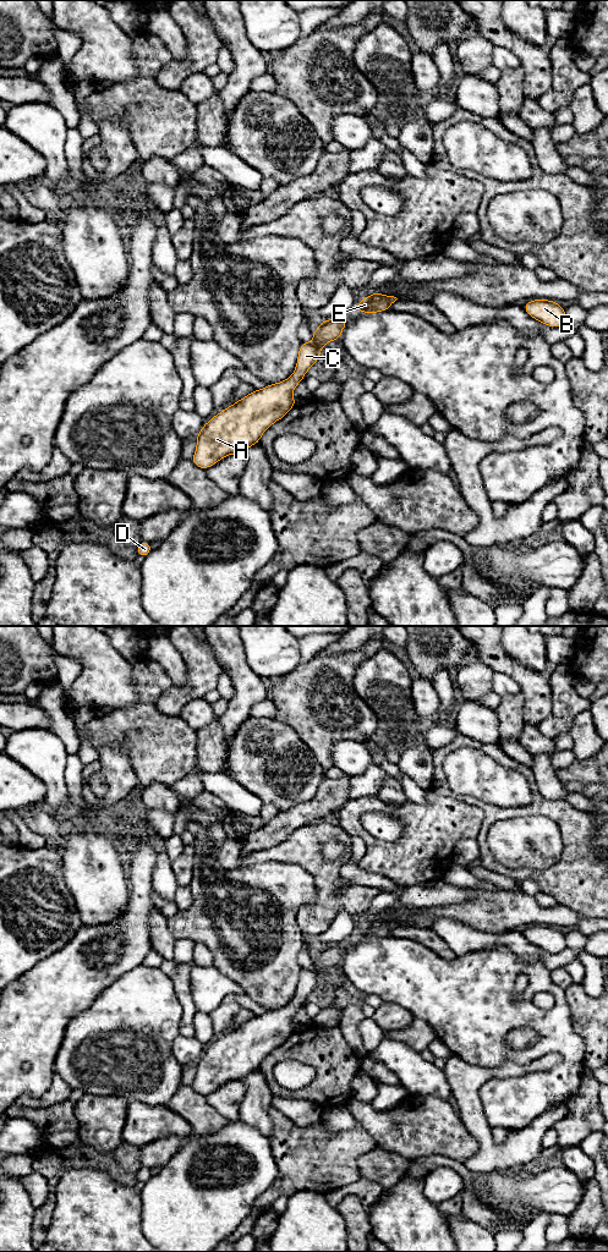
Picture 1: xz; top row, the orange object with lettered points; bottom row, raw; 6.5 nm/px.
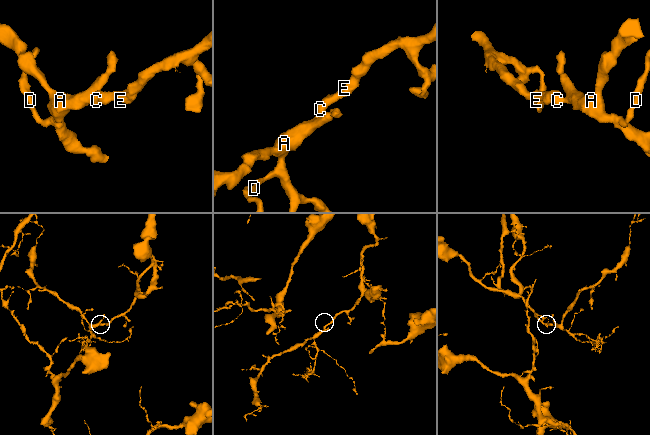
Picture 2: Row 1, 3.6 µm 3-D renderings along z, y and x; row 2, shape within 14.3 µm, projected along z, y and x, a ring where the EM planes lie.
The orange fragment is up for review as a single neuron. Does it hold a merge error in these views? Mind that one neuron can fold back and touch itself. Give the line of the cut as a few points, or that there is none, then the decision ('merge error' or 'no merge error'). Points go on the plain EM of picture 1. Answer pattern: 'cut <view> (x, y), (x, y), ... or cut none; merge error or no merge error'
cut none; no merge error

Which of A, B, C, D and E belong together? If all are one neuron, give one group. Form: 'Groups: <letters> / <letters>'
Groups: A B C D E

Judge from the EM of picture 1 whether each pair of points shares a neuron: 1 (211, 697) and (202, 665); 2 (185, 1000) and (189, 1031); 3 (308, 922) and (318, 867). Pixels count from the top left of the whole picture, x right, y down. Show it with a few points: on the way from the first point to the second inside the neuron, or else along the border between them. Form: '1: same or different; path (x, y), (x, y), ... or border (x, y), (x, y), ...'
1: different; border (215, 687), (201, 697)
2: same; path (187, 1008), (187, 1023)
3: same; path (322, 909), (324, 906), (324, 880)

